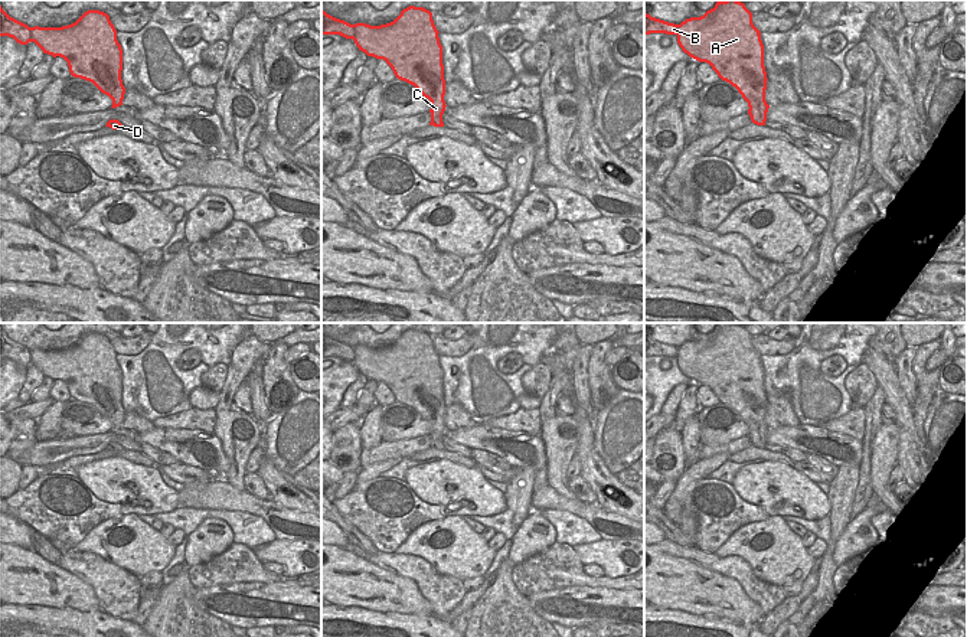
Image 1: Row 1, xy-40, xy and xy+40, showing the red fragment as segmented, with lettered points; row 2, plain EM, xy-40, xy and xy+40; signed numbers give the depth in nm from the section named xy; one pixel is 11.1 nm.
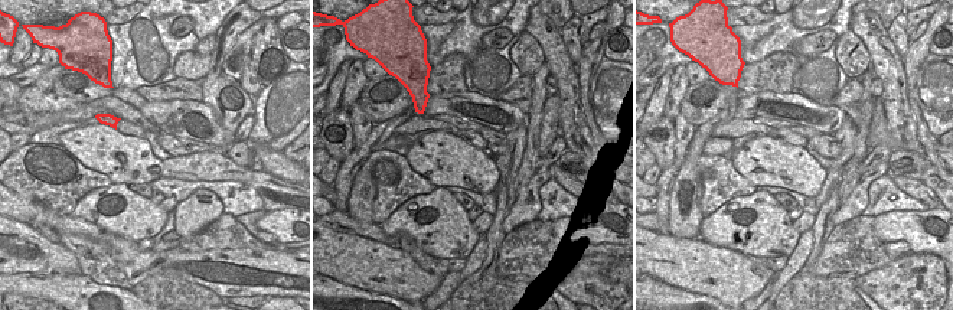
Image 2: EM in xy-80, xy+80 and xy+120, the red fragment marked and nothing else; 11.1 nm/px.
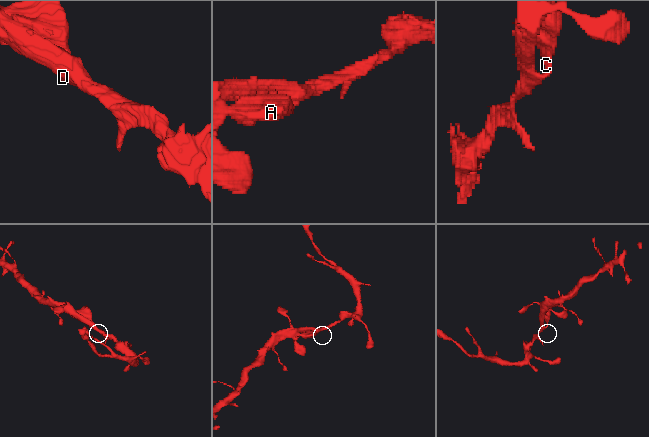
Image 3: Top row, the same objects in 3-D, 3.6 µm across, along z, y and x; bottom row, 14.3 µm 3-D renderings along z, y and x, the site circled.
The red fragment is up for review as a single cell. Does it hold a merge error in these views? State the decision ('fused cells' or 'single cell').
single cell

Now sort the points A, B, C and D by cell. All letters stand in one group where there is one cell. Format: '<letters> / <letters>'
A B C D

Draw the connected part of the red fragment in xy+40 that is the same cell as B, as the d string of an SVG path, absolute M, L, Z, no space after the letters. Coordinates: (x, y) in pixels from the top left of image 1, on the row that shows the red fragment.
M738 0L716 1L715 7L700 17L690 17L680 24L651 17L644 12L644 35L676 35L677 43L690 58L706 62L722 81L738 89L748 102L748 114L757 125L765 125L770 105L765 101L767 72L761 32L752 23L752 13Z

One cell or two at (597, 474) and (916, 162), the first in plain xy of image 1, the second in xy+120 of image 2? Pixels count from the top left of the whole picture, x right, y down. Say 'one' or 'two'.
two

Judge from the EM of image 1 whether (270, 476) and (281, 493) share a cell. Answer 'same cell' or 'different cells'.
same cell

